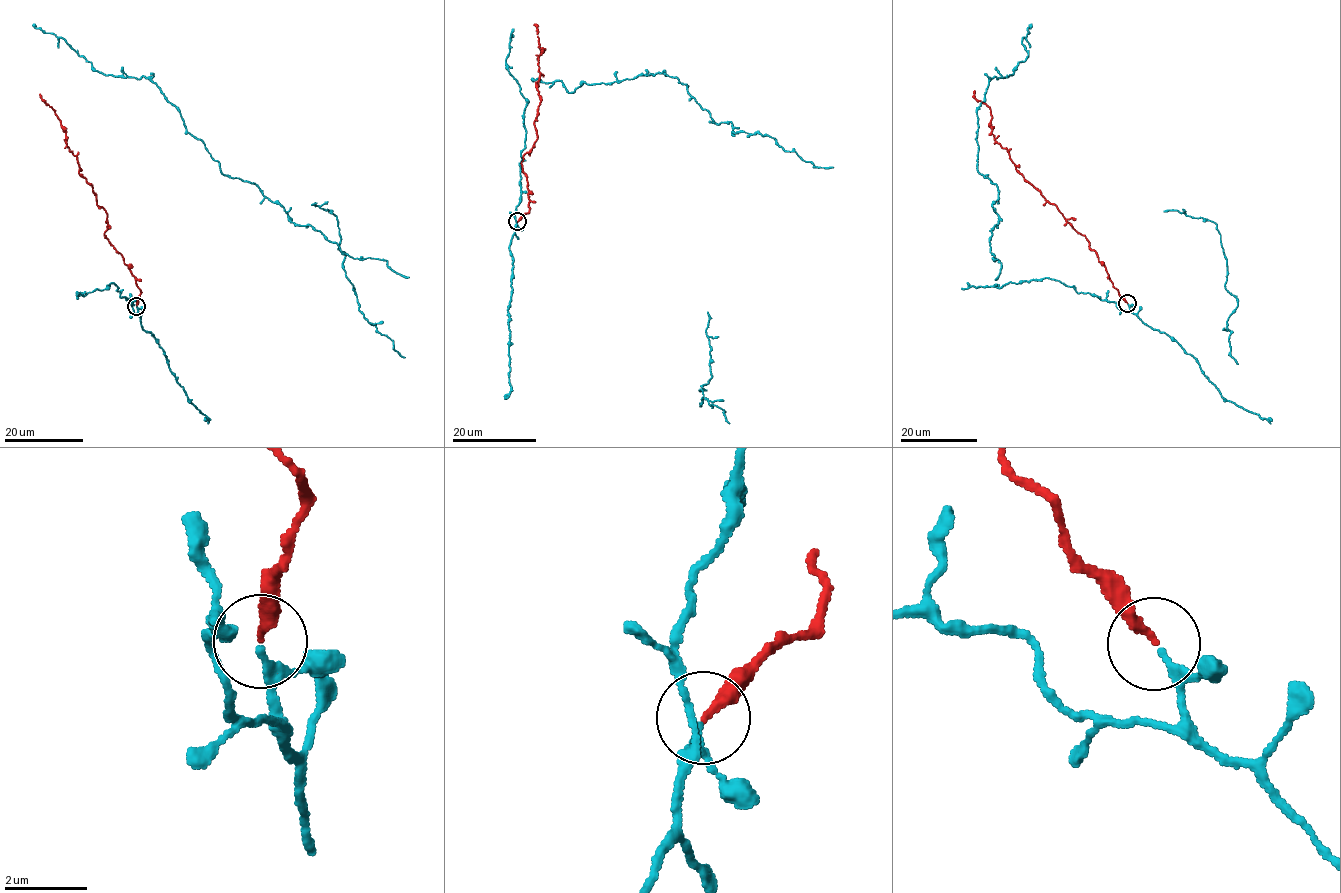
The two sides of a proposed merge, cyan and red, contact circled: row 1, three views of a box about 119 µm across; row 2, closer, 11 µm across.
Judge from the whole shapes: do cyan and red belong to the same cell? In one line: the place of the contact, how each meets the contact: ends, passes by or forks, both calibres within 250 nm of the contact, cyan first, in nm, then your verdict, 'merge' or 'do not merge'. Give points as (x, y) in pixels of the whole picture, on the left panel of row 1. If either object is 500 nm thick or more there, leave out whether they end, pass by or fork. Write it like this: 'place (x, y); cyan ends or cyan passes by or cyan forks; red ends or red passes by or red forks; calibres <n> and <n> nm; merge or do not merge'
place (136, 306); cyan passes by; red ends; calibres 110 and 240 nm; merge

